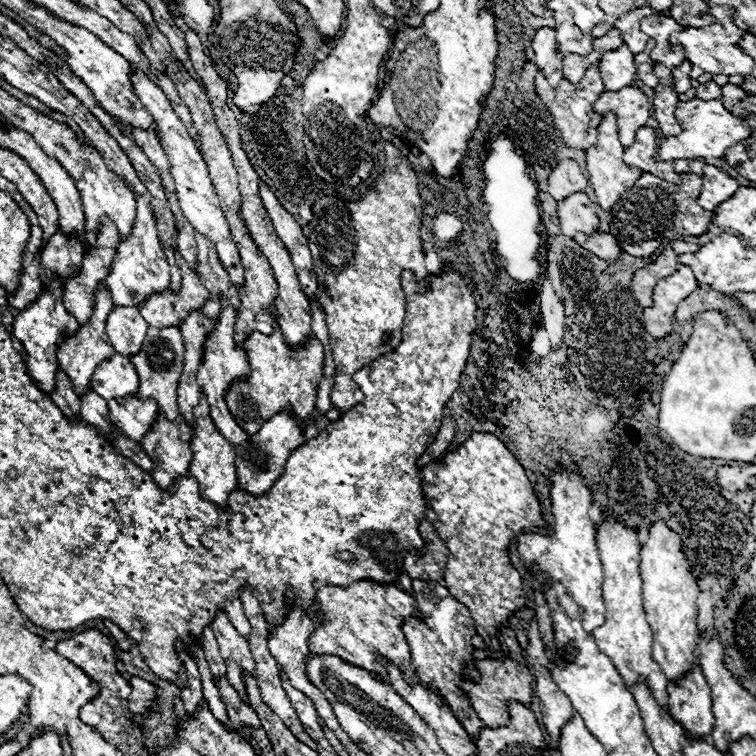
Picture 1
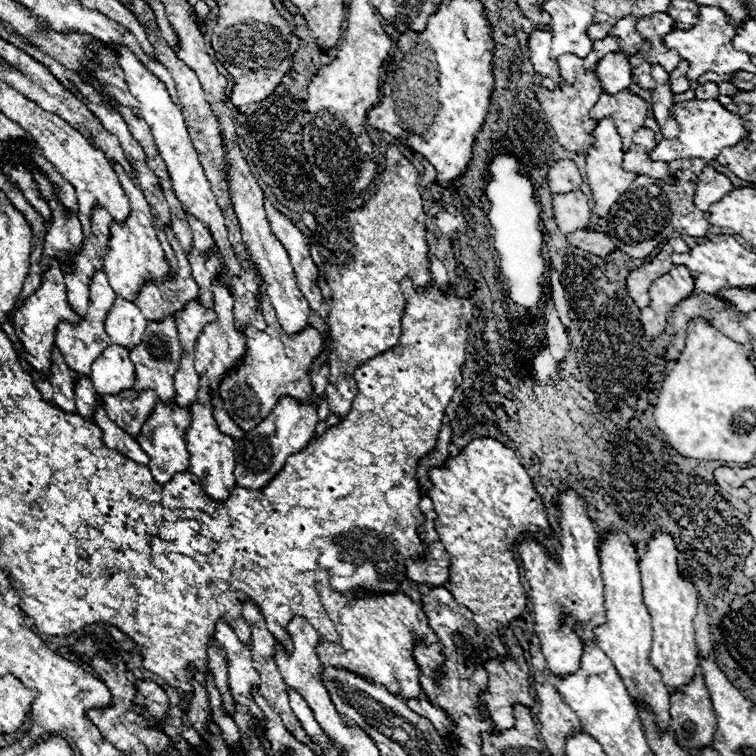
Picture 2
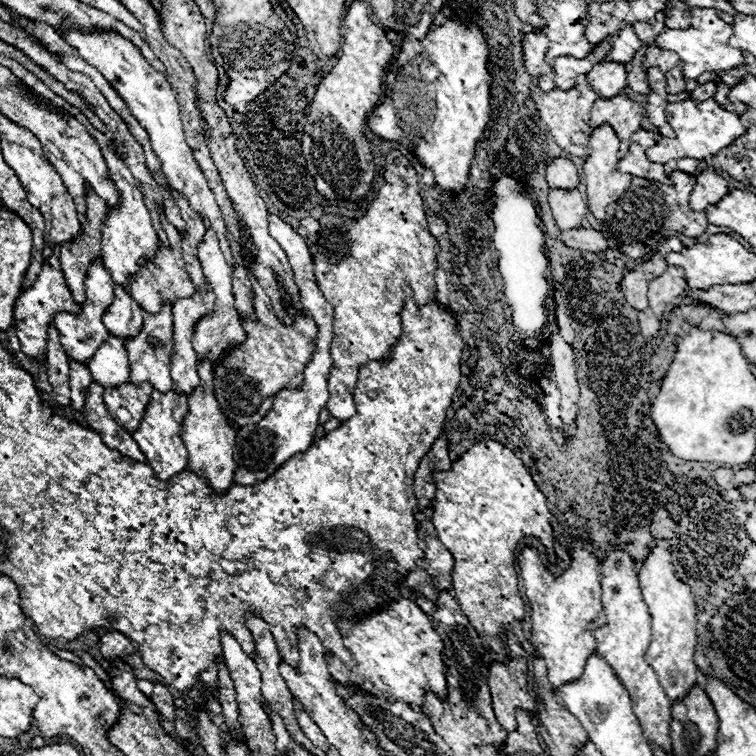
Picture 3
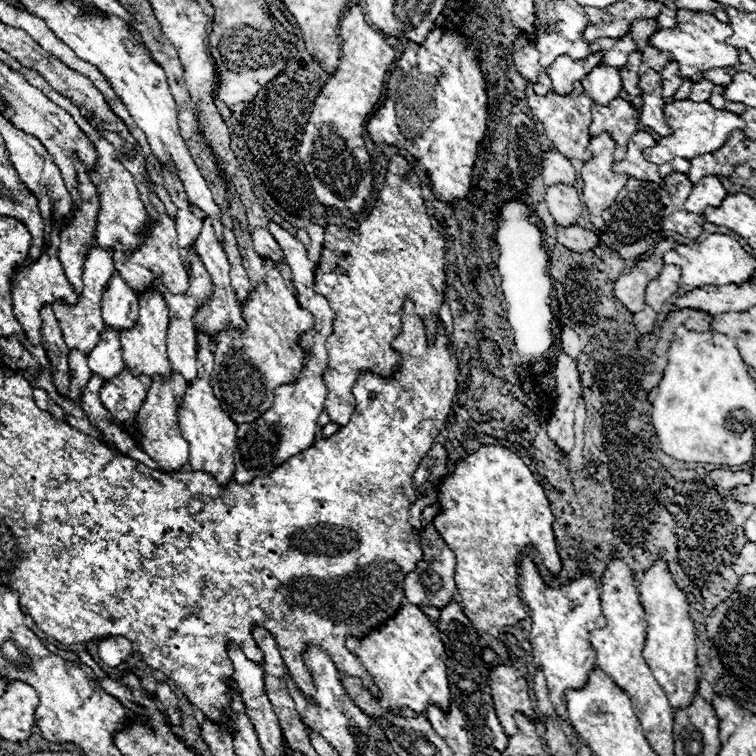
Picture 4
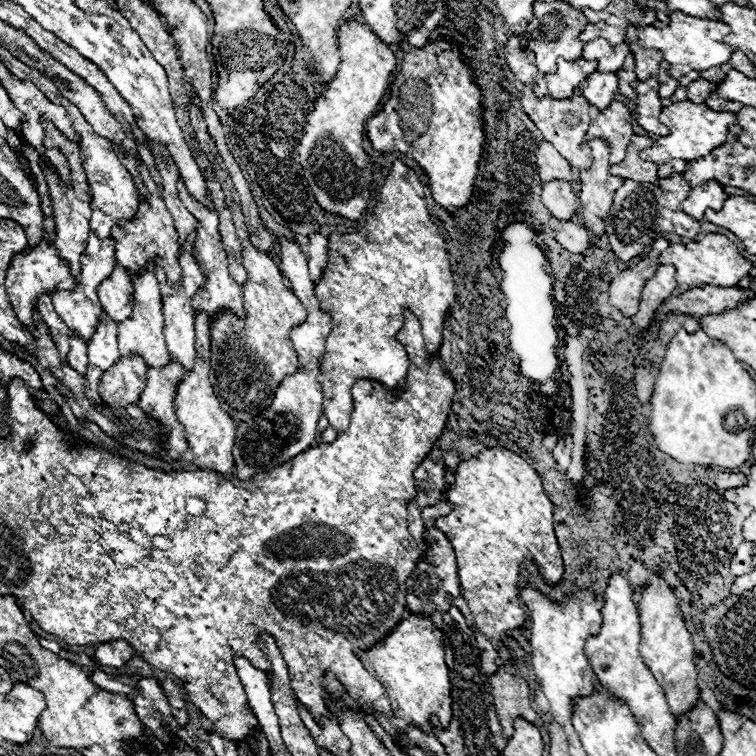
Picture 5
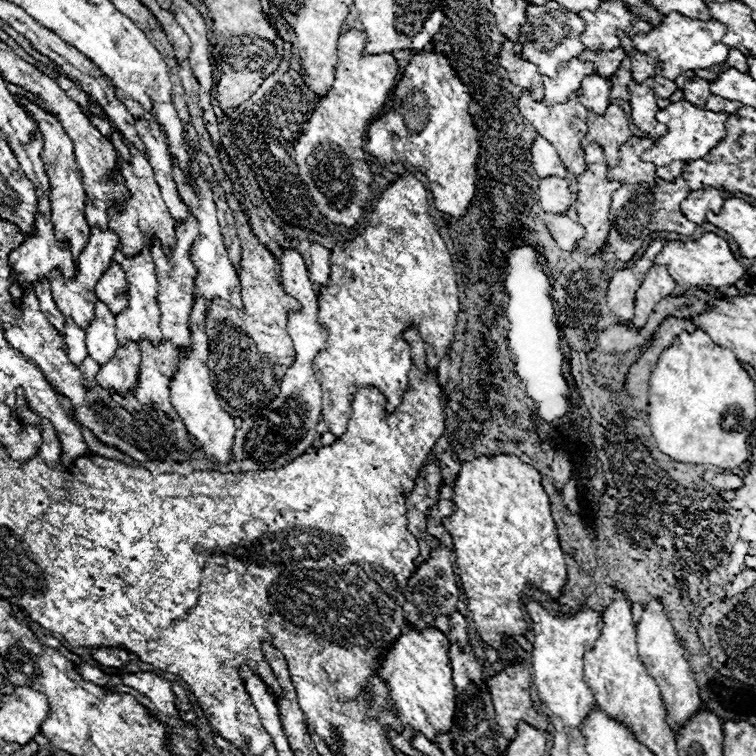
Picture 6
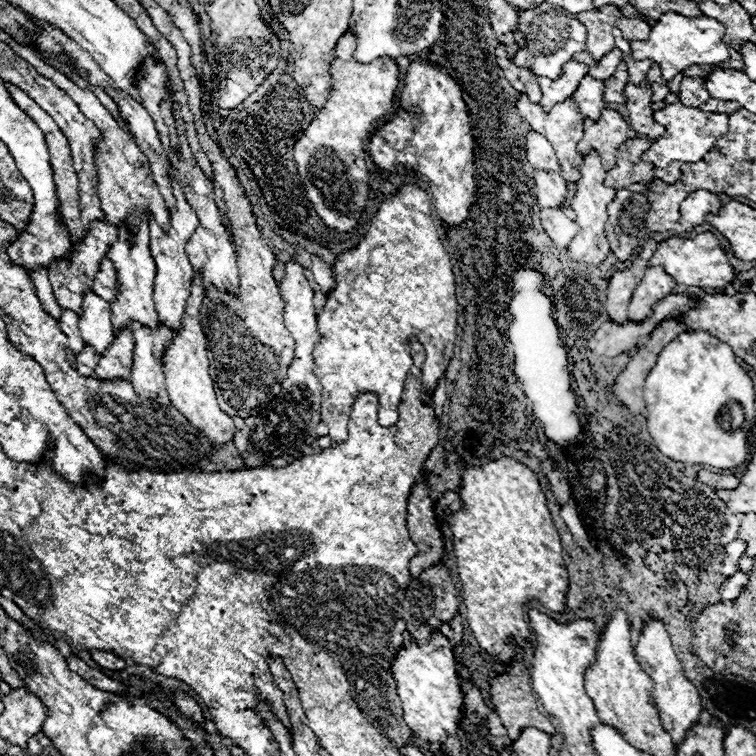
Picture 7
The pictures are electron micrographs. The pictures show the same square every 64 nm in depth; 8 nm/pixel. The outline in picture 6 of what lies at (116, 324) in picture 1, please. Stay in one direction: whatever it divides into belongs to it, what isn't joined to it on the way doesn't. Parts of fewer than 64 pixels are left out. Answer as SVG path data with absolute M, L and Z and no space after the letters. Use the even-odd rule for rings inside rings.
M116 262L108 266L108 272L104 272L96 284L96 298L100 298L114 314L126 306L126 276Z

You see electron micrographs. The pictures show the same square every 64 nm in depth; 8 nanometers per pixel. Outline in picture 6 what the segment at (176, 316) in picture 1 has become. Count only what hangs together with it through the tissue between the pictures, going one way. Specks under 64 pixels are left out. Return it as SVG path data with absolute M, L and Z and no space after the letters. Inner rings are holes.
M122 136L124 144L130 148L130 162L122 160L120 154L118 154L118 170L122 174L122 180L124 180L124 186L128 188L128 202L124 204L124 208L118 212L114 208L108 210L108 228L110 230L116 230L116 234L120 236L120 244L122 244L122 250L126 254L138 254L144 246L144 238L152 238L154 234L164 242L164 250L172 248L172 238L174 238L174 220L160 196L160 188L154 180L154 172L150 168L150 162L148 158L136 150L136 146L132 146L132 142L126 140L126 136Z

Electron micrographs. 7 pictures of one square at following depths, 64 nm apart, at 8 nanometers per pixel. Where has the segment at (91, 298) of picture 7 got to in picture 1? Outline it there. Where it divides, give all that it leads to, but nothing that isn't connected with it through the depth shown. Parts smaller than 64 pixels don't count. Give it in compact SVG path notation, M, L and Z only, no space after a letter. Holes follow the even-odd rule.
M114 352L92 374L92 390L104 400L138 394L138 374L128 356Z

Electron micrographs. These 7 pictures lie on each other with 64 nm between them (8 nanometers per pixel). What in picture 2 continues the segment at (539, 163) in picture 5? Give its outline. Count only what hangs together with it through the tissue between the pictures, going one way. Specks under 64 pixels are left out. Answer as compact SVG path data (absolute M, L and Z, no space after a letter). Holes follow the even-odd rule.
M558 160L548 168L550 192L572 192L584 182L578 166L572 160Z

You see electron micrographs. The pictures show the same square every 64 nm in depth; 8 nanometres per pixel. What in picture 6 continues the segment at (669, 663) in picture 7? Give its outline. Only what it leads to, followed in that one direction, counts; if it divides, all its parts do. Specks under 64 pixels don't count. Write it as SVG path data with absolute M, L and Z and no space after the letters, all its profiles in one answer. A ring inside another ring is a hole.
M652 600L646 610L642 612L642 618L638 622L638 658L640 662L646 666L648 674L656 680L658 688L660 688L660 696L664 702L664 708L668 712L666 722L668 726L674 730L674 734L678 734L680 726L684 726L700 708L702 708L702 700L698 694L698 686L696 680L690 672L690 666L684 658L684 648L680 646L678 638L672 632L672 624L668 622L664 608Z

